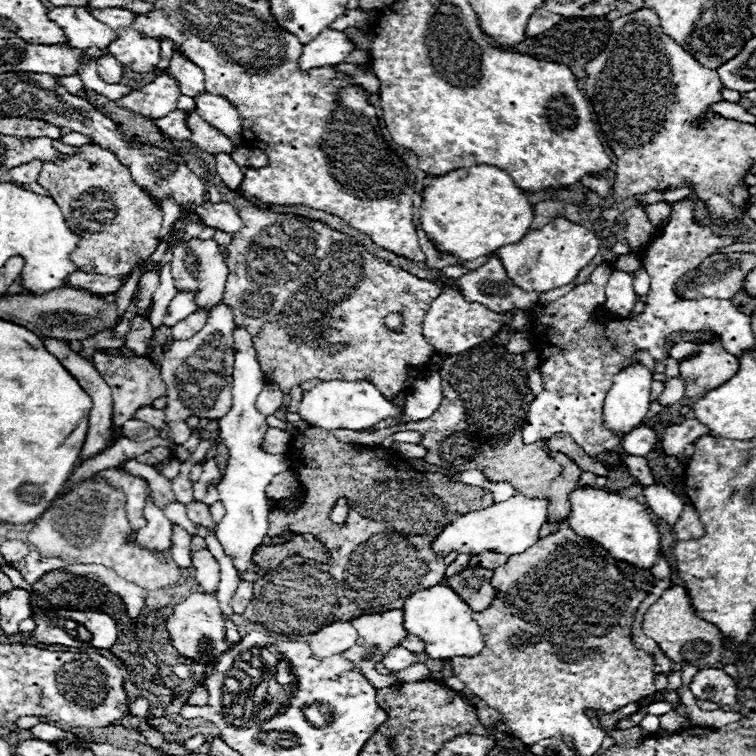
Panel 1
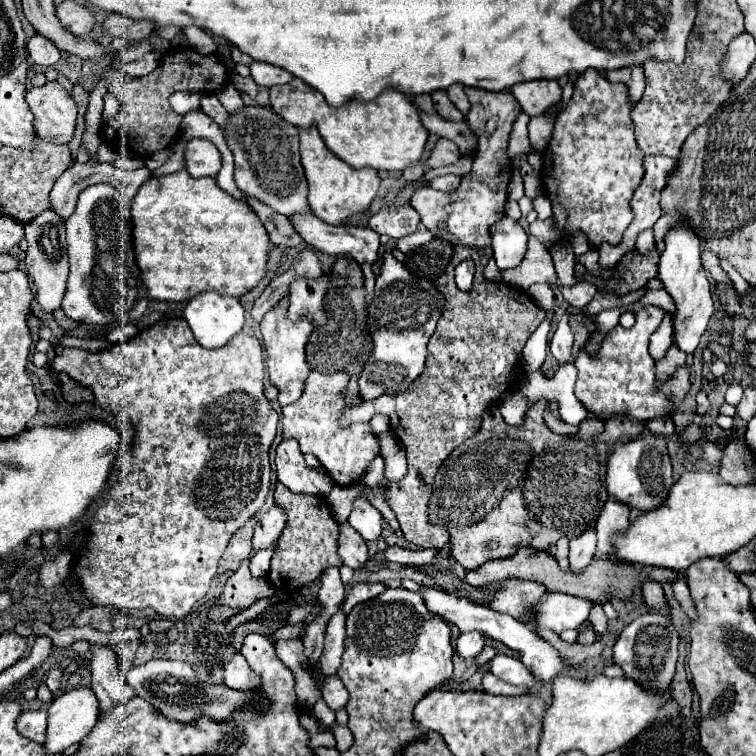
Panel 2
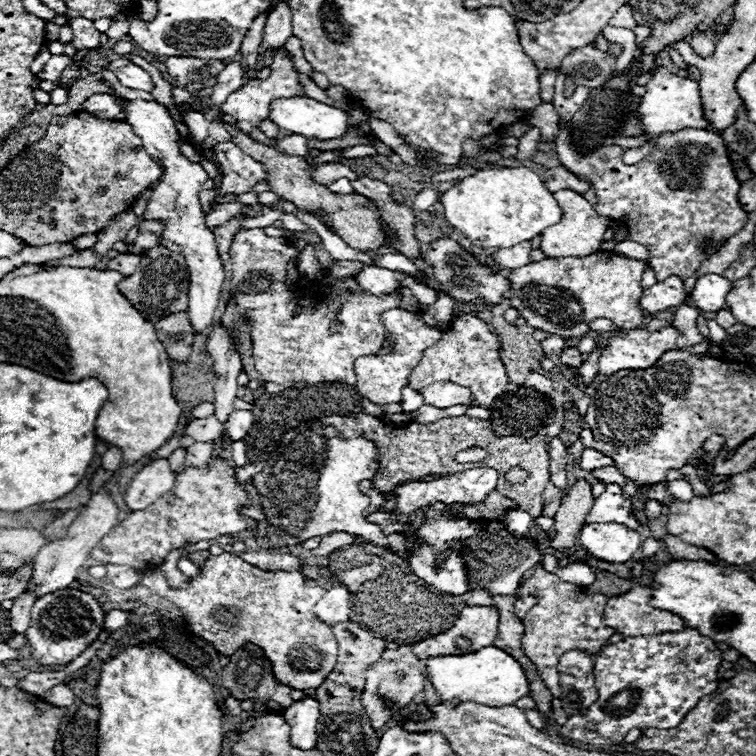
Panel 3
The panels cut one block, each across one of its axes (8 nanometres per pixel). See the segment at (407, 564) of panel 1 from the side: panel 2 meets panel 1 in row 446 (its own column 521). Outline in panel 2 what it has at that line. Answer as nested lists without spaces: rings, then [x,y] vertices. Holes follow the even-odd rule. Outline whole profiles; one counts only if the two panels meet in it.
[[[454,246],[448,268],[436,280],[446,298],[446,306],[442,320],[437,322],[430,338],[424,372],[408,386],[408,392],[364,400],[358,408],[350,408],[340,418],[340,424],[356,422],[356,416],[360,416],[360,420],[370,420],[374,412],[382,412],[390,418],[390,426],[406,450],[408,474],[402,480],[388,484],[386,498],[400,522],[404,538],[418,548],[444,548],[450,542],[444,526],[430,522],[428,502],[434,476],[440,464],[480,430],[486,408],[498,404],[504,392],[520,384],[518,362],[522,360],[522,348],[546,318],[546,312],[532,302],[526,290],[484,278],[482,272],[490,258],[492,248],[470,250]],[[468,258],[476,264],[476,280],[472,292],[462,292],[454,282],[454,268]]]

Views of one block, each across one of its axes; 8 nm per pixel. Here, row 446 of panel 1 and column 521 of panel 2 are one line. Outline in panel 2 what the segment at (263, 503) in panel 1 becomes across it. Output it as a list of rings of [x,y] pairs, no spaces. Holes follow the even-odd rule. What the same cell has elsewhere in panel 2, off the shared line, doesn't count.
[[[508,216],[498,220],[492,226],[492,248],[494,248],[496,266],[500,270],[516,268],[526,254],[526,240],[528,236],[516,220]]]

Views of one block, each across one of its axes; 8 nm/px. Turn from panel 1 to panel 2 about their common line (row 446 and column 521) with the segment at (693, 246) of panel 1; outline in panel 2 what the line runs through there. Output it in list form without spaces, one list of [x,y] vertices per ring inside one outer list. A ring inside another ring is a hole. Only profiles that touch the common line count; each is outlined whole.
[[[504,580],[502,588],[494,592],[494,598],[488,606],[492,610],[520,618],[526,608],[532,608],[540,600],[540,594],[544,594],[544,588],[540,588],[540,584],[524,580]]]

